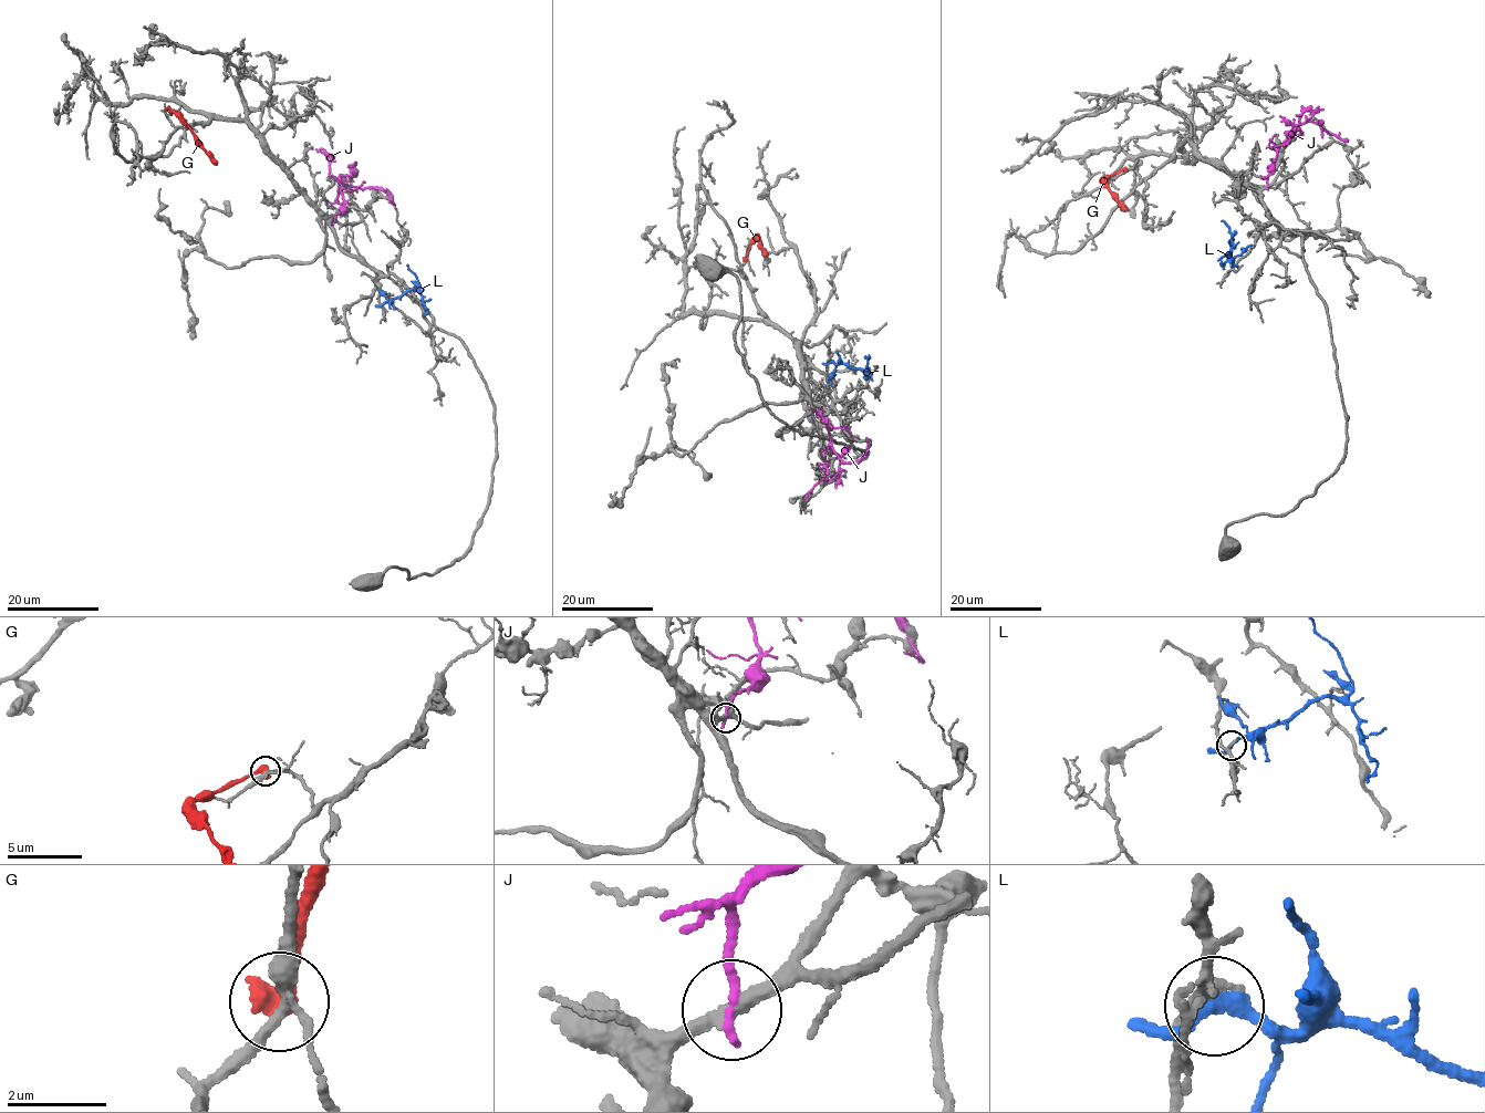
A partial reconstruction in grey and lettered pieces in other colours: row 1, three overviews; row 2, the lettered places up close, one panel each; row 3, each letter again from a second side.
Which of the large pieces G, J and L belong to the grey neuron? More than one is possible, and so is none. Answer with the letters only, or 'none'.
none

